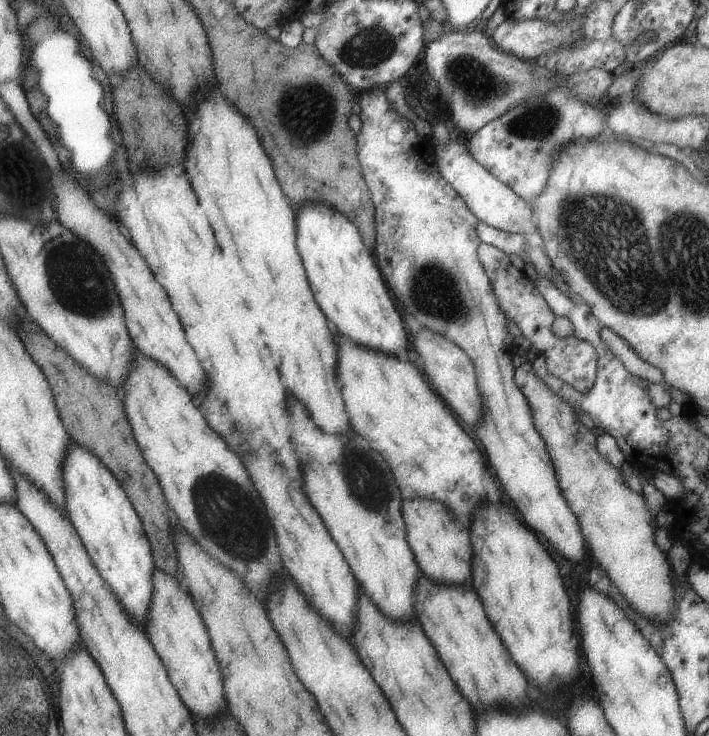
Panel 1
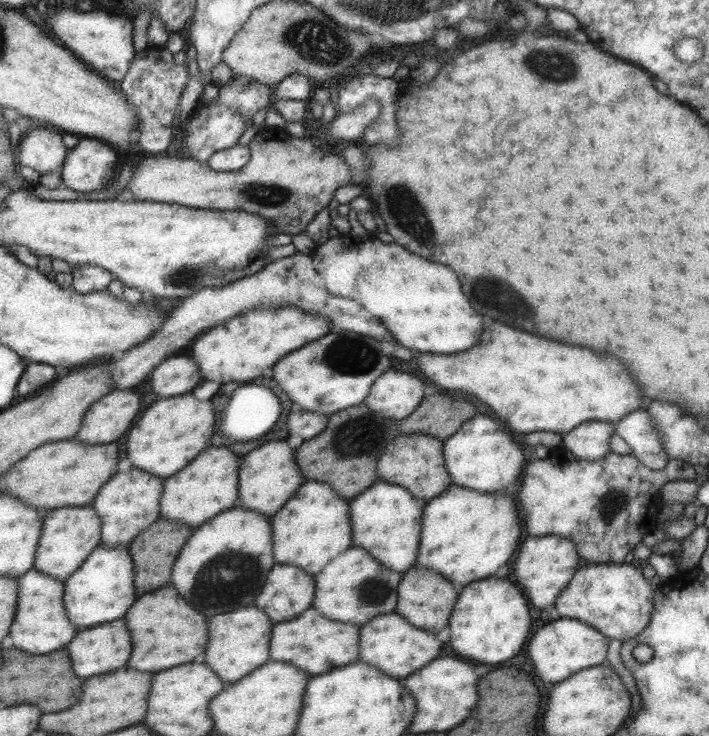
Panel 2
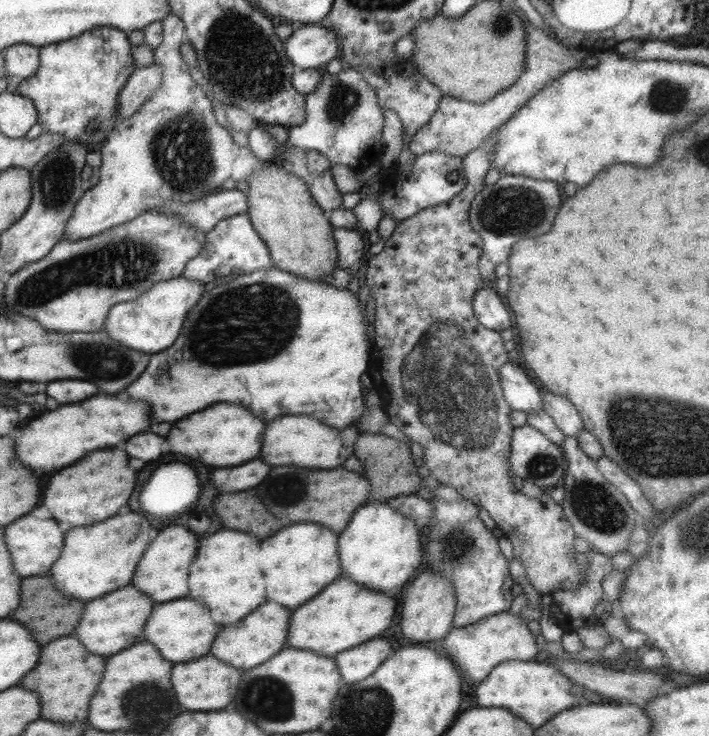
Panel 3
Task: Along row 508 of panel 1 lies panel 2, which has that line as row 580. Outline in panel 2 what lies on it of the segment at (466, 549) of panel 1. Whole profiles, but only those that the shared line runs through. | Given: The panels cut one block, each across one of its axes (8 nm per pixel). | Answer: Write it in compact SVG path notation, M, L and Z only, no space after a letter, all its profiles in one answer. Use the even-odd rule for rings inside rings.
M411 567L402 573L400 584L397 585L398 599L395 612L405 618L410 625L444 635L458 595L458 587L443 578L441 573L433 572L431 569Z

